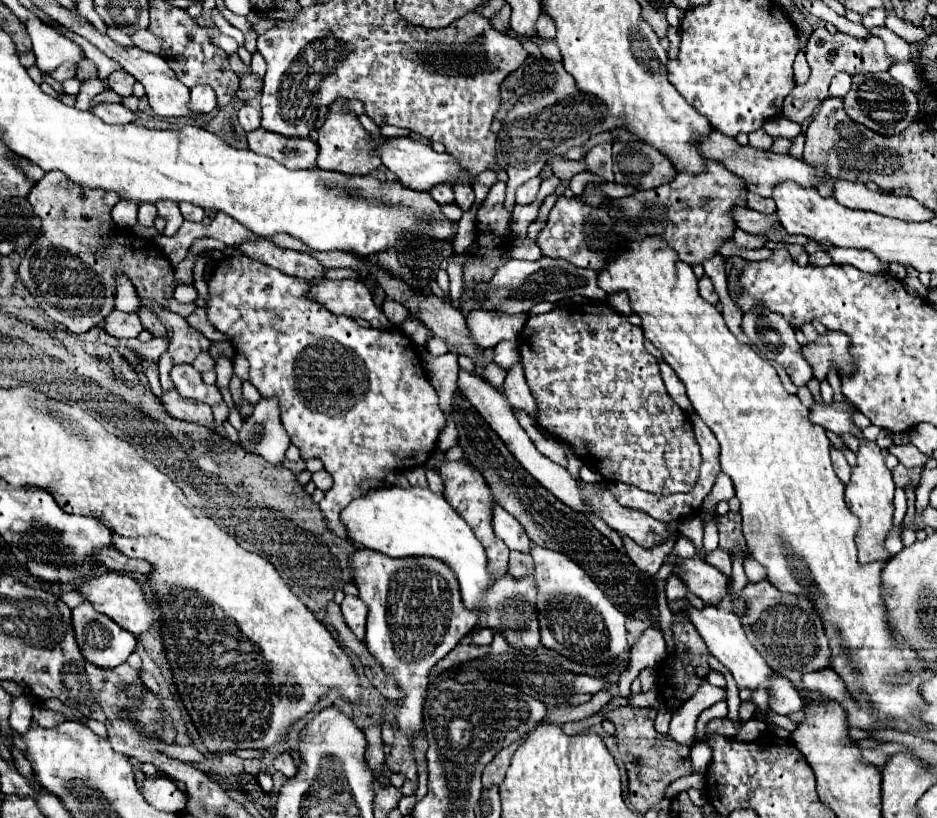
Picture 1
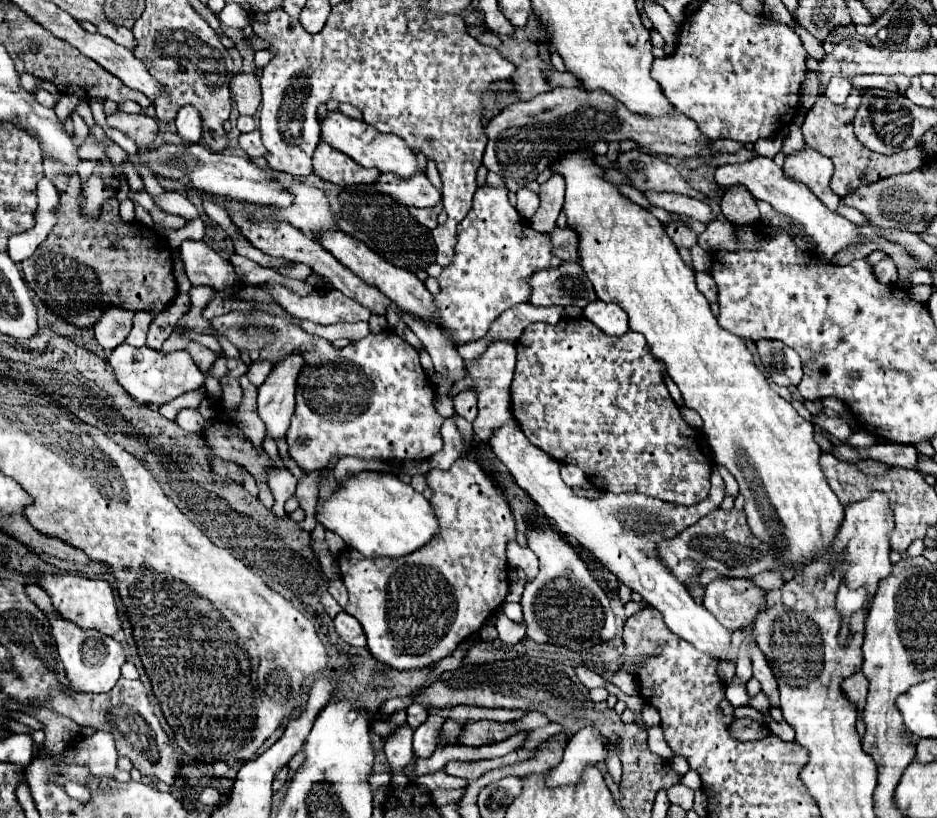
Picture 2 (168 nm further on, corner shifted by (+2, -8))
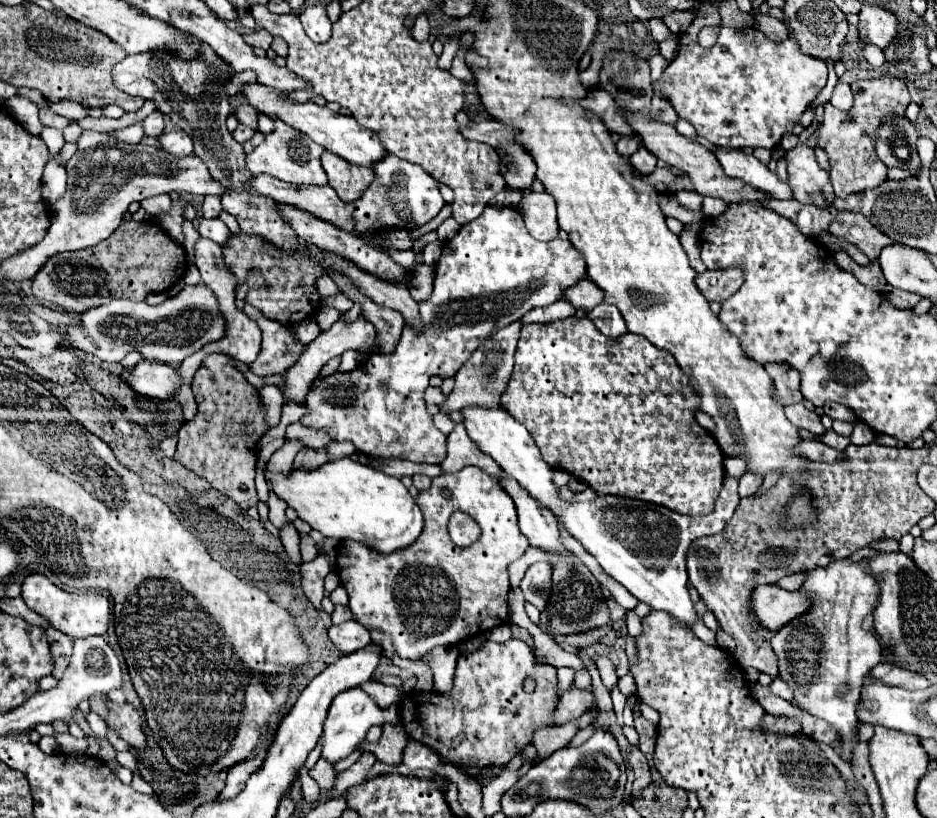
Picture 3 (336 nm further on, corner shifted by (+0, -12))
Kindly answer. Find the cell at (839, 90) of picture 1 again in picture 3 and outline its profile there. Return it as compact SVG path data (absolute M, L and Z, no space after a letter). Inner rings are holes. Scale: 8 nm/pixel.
M837 83L835 85L835 91L833 91L833 97L831 97L831 103L841 109L841 111L847 111L853 107L853 93L851 93L851 87L847 83Z

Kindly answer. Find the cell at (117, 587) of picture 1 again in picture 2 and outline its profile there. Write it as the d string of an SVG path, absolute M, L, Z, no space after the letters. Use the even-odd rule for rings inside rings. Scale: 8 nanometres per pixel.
M43 575L39 579L39 585L49 593L55 609L67 621L77 623L81 629L97 629L97 631L111 635L111 637L119 635L123 631L117 603L115 603L115 595L113 595L113 589L107 581L87 579L87 577L79 577L79 575Z

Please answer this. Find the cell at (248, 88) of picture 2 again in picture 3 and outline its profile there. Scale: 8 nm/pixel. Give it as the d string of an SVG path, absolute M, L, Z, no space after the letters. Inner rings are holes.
M241 105L235 109L235 117L239 123L251 127L253 131L257 131L257 111L251 105Z

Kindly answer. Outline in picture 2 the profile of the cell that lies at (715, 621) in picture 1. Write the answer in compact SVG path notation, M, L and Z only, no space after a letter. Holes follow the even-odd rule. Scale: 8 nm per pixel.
M517 423L503 425L501 429L497 429L497 433L493 433L493 437L489 439L489 445L495 449L495 455L507 465L507 469L511 469L511 475L515 477L515 481L519 481L519 487L525 489L531 497L535 497L543 513L547 513L547 517L551 517L559 525L559 531L567 533L569 537L575 537L577 543L591 551L599 561L603 561L603 565L607 565L607 569L611 569L611 573L621 579L621 583L629 585L651 607L655 607L675 635L689 641L695 649L713 655L719 661L725 659L725 653L733 645L733 633L725 629L703 605L695 603L689 597L685 585L677 581L669 573L669 569L661 565L661 561L657 561L655 557L655 545L661 539L679 535L685 527L695 525L701 517L721 505L725 497L725 483L719 471L711 471L711 491L707 499L693 507L665 503L661 499L651 499L639 493L603 493L601 499L591 501L575 495L573 489L563 483L559 475L559 463L541 449L537 449L523 435Z

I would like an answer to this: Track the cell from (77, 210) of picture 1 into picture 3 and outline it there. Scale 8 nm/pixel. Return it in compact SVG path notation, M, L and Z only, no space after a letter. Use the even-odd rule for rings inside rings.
M123 221L115 233L95 247L53 255L33 279L33 295L65 311L83 313L111 299L145 301L147 293L171 289L187 271L187 257L161 225L153 221Z

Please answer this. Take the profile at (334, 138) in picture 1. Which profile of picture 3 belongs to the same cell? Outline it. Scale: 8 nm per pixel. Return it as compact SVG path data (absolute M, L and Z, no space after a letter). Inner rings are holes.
M323 151L321 163L329 177L329 185L337 191L339 199L345 203L357 201L373 181L371 167L353 165L329 151Z

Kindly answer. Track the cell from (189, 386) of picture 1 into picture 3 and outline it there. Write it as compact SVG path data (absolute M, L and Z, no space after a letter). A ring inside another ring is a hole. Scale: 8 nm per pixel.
M139 361L139 365L131 369L127 383L141 395L169 399L175 397L181 385L181 377L169 365L155 363L155 361Z

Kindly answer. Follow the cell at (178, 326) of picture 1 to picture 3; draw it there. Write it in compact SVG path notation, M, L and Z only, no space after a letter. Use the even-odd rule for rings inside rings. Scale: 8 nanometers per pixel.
M211 353L205 357L191 387L199 403L199 413L179 429L179 443L173 459L195 475L207 479L213 489L231 497L243 511L247 511L257 505L257 441L269 431L261 395L235 367L235 359L223 353Z

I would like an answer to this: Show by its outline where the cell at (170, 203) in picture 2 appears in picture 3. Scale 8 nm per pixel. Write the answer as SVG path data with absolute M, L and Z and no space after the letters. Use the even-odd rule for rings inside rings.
M155 195L155 197L149 197L149 199L143 199L143 201L141 201L141 207L143 207L149 215L167 213L167 211L169 211L169 205L171 205L171 197L169 197L169 195Z

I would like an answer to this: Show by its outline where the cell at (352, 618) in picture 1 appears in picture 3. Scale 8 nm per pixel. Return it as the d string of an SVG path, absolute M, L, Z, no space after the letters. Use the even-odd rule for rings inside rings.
M345 621L341 625L333 625L329 629L329 639L333 641L333 645L343 655L349 655L349 653L361 649L363 645L371 643L369 631L361 623L357 623L357 621Z

